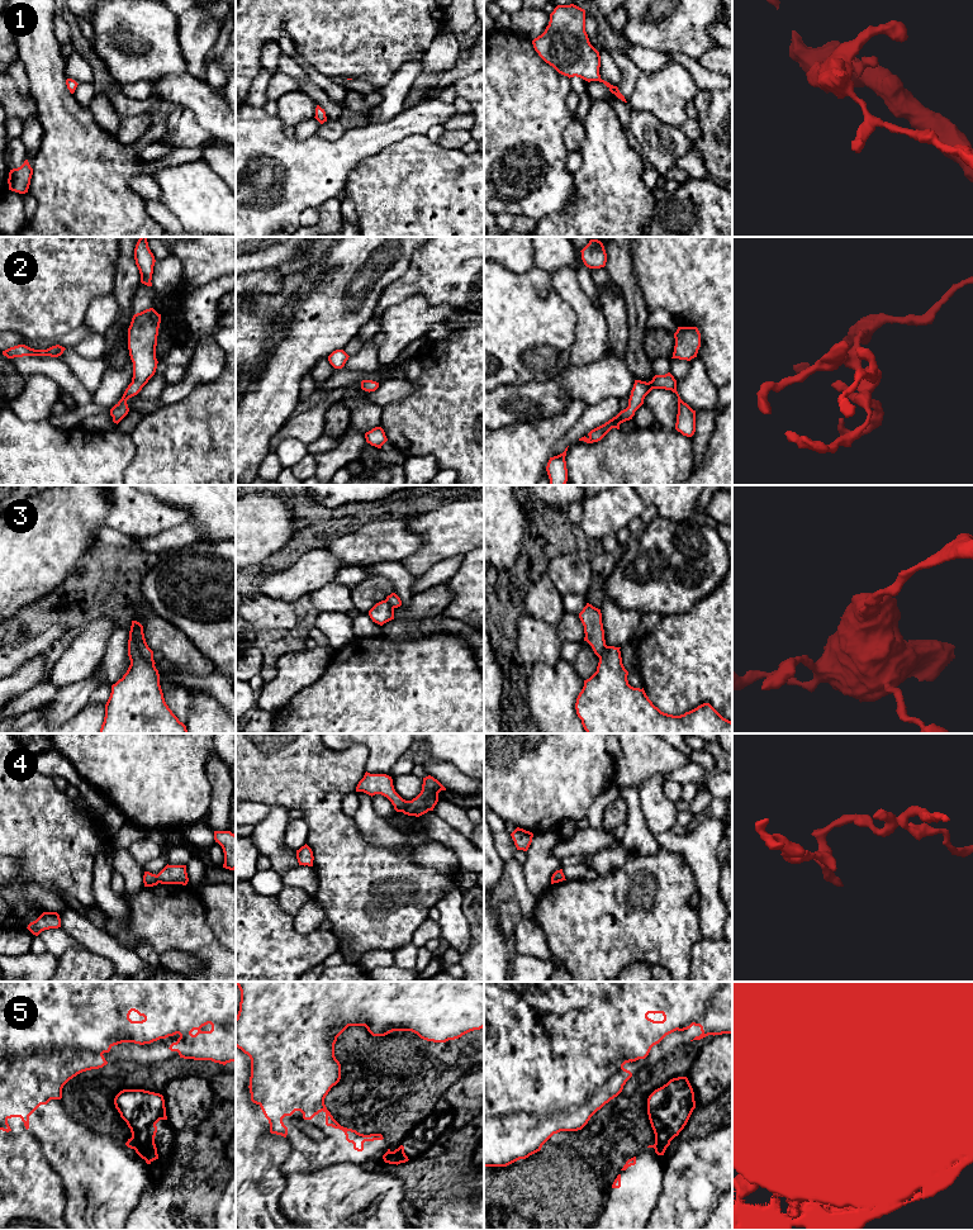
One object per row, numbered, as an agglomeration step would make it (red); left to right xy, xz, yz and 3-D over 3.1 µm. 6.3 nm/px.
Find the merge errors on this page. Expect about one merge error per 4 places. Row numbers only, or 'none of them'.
3, 5

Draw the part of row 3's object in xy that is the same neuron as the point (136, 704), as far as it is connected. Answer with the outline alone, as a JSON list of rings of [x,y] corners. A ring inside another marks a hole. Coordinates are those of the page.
[[[129,631],[128,656],[130,665],[123,678],[111,685],[99,733],[188,733],[186,726],[166,704],[158,670],[141,655],[132,631]]]

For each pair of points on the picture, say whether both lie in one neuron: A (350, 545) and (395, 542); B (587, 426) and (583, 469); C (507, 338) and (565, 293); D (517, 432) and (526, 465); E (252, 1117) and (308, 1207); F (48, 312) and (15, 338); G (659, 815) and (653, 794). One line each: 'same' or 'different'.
A: same
B: different
C: different
D: same
E: different
F: different
G: same

